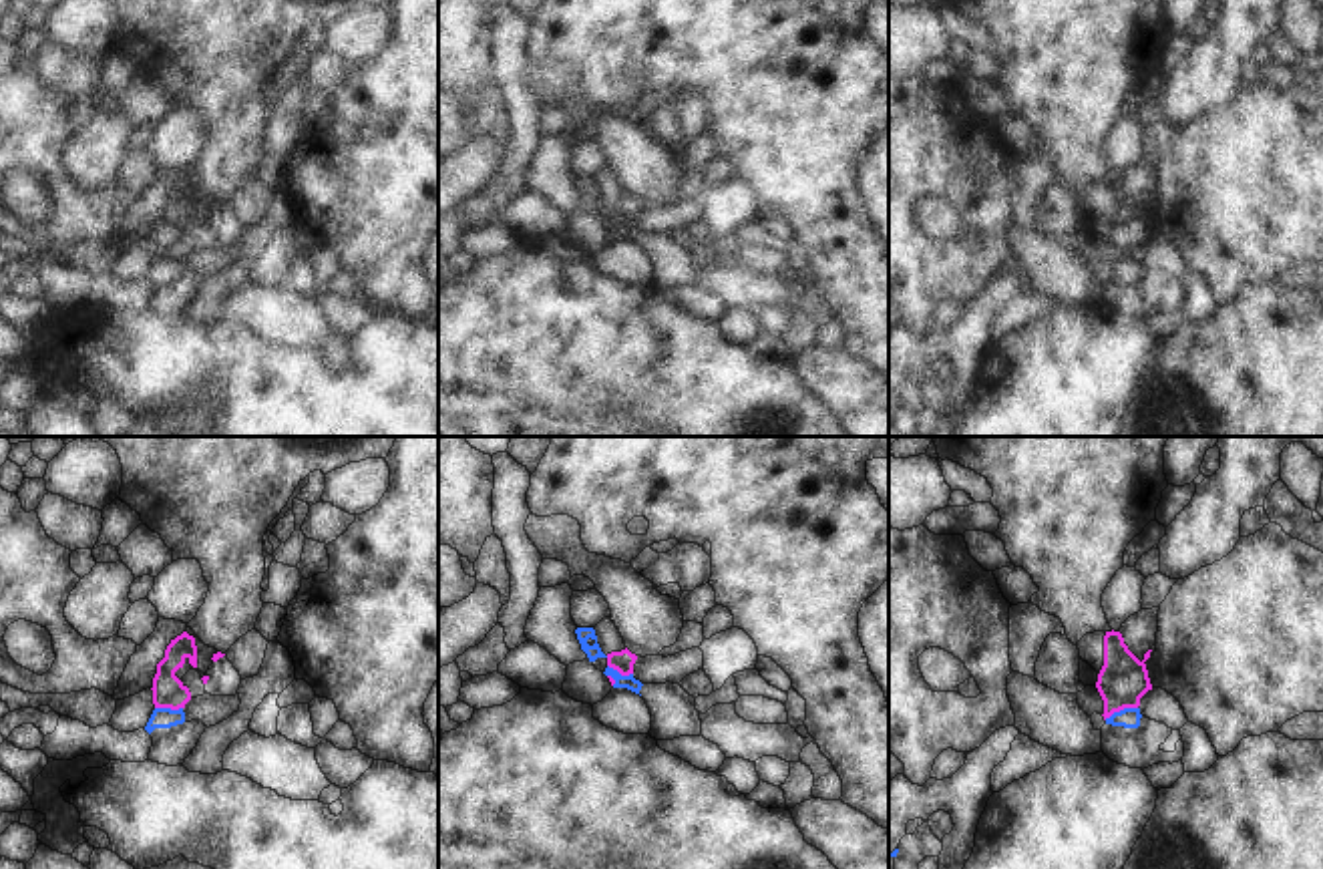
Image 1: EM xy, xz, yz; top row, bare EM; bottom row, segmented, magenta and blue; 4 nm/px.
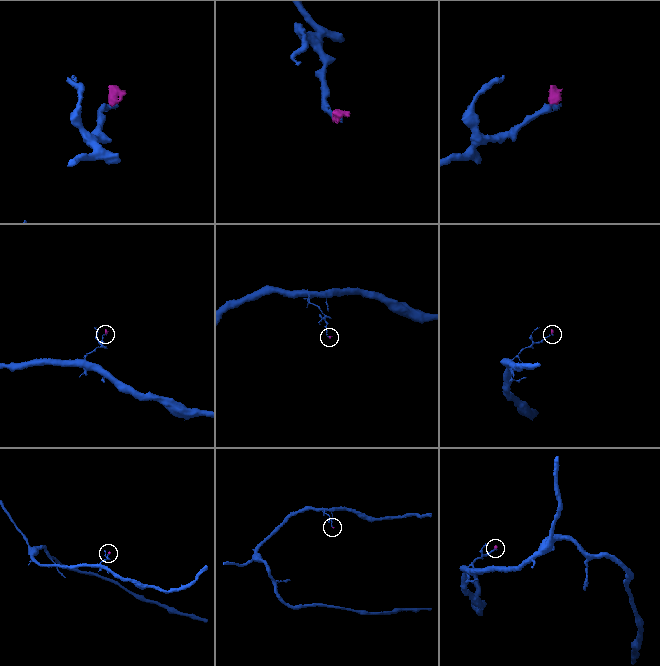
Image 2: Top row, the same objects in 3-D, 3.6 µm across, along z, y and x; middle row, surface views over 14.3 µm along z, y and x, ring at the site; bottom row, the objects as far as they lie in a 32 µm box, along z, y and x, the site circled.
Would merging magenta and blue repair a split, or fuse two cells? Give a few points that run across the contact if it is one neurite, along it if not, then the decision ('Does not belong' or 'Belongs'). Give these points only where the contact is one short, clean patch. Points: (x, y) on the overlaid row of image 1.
Line: yz (1122, 680), (1120, 709), (1128, 717). Belongs

